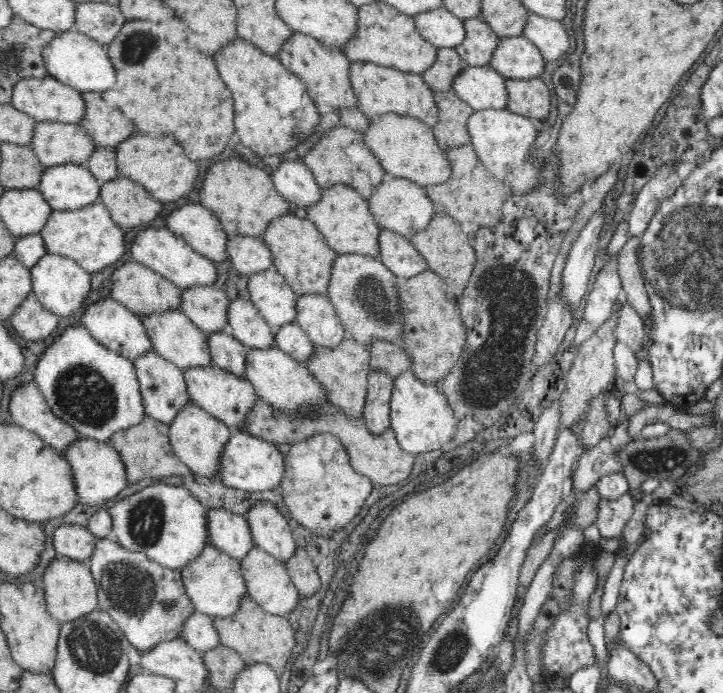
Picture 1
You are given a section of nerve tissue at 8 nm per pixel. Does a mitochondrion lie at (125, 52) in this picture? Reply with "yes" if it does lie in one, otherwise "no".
yes

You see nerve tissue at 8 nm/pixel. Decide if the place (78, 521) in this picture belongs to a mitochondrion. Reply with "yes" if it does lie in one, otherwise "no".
no

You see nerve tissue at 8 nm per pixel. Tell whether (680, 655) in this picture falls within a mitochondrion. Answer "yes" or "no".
yes

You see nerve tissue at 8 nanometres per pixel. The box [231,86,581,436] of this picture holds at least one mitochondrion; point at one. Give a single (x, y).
(509, 295)

